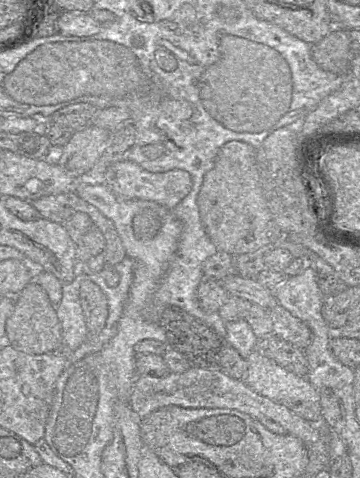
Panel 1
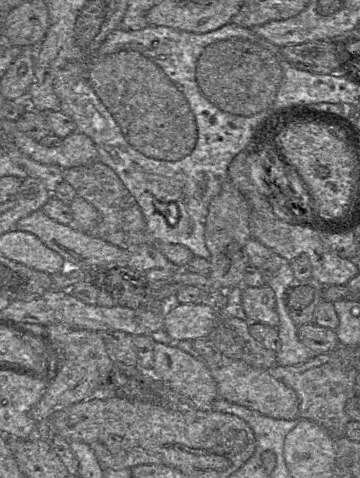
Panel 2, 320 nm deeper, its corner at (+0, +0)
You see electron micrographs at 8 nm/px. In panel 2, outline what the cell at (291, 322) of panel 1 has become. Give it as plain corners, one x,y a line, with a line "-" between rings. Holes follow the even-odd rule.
242,286
242,307
248,322
278,327
279,317
275,294
269,286

